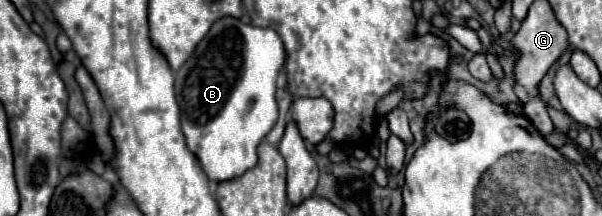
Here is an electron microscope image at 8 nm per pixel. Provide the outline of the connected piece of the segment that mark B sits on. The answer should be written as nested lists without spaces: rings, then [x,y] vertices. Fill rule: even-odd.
[[[224,16],[212,24],[194,54],[176,72],[182,132],[210,180],[236,178],[256,164],[256,148],[278,120],[276,80],[284,60],[284,44],[276,30]]]

